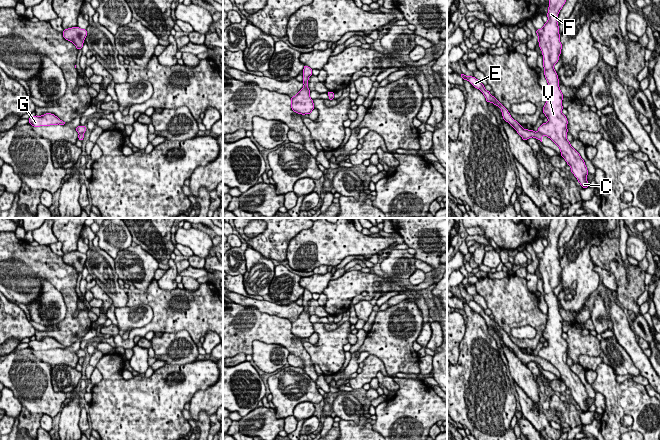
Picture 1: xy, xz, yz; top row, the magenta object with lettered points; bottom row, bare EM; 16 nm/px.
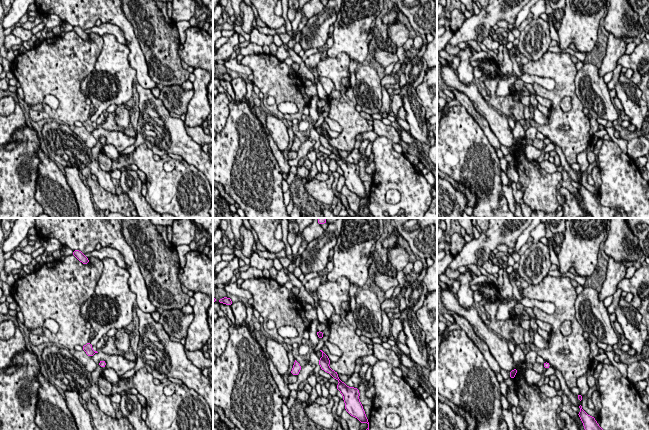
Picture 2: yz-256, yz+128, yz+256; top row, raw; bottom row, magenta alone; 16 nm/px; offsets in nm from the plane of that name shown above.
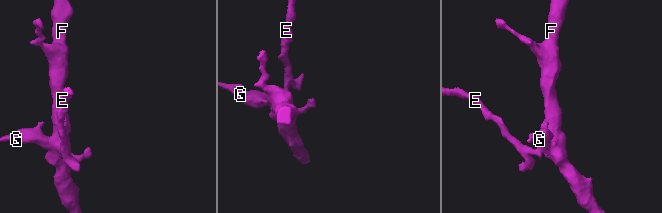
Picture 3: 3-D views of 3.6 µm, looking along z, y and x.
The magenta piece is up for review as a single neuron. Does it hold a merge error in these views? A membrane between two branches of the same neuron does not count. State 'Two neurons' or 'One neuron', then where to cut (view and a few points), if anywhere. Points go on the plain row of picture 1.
Two neurons. Split along xz (303, 310), (307, 312)

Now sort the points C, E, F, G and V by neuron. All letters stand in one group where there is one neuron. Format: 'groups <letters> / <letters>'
groups C F G V / E

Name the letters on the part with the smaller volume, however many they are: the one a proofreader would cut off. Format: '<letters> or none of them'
E

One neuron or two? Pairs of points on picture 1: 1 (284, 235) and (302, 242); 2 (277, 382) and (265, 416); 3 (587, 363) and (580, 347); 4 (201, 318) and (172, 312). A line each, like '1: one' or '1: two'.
1: two
2: two
3: two
4: one

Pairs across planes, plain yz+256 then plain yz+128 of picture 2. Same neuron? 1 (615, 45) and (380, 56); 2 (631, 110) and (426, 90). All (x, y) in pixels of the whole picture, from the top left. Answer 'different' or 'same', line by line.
1: different
2: different

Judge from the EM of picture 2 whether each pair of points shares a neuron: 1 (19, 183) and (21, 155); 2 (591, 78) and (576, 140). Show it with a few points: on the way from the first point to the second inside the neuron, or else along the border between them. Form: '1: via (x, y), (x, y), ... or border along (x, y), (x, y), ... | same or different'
1: via (19, 176), (21, 162) | same
2: border along (574, 84), (576, 95), (583, 107) | different

